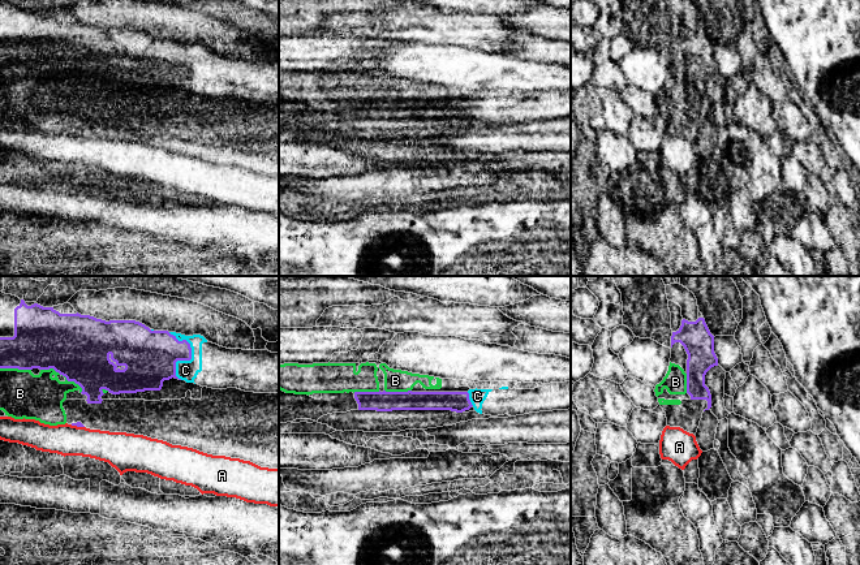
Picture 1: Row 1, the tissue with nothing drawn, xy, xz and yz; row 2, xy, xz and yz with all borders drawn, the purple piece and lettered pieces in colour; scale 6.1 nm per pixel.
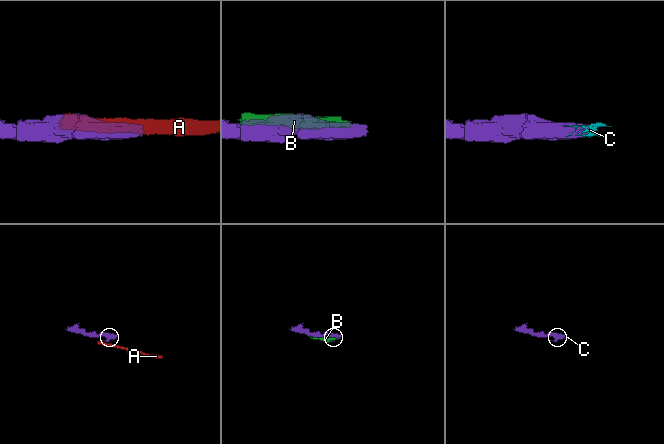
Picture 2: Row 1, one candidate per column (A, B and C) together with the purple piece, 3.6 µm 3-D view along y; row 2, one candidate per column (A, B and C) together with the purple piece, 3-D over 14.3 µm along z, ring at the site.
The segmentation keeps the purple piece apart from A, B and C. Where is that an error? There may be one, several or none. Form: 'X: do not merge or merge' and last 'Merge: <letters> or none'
A: do not merge
B: do not merge
C: merge
Merge: C

